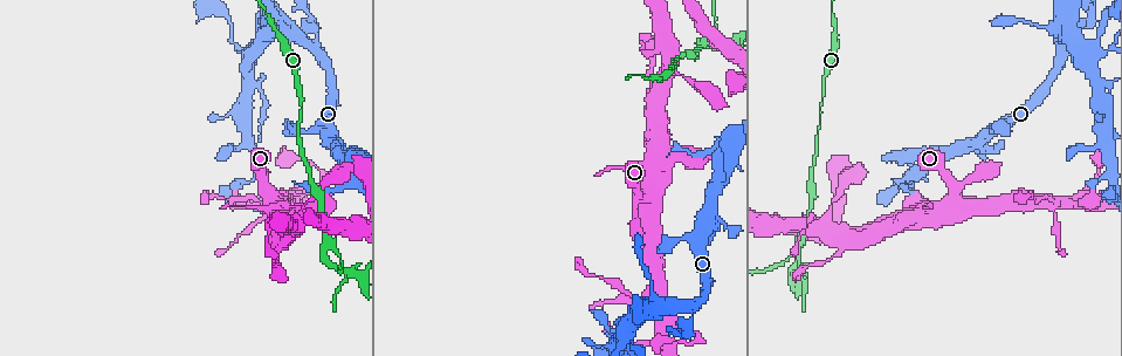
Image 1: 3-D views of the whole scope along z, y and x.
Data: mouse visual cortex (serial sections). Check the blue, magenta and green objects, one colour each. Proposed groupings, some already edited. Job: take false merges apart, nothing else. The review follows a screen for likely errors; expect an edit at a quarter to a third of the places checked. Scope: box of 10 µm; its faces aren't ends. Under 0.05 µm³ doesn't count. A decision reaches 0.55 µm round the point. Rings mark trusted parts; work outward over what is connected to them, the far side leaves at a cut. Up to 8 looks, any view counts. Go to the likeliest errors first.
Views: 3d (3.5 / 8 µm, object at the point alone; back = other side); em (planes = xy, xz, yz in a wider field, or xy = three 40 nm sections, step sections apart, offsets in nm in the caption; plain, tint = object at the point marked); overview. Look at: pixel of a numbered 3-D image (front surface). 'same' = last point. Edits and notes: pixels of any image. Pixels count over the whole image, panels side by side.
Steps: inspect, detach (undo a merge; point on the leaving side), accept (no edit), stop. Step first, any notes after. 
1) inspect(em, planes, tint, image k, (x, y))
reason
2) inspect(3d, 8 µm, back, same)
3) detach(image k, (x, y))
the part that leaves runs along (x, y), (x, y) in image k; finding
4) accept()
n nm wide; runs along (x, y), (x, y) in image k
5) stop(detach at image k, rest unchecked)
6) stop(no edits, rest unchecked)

inspect(3d, 8 µm, image 1, (692, 307))
narrows sharply

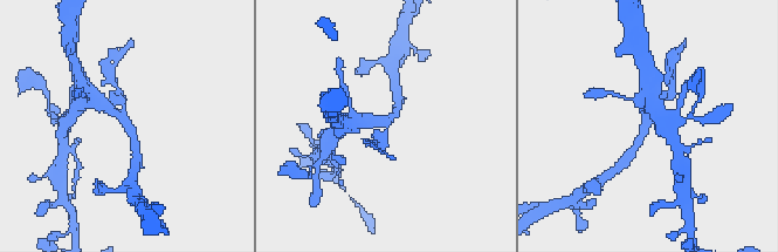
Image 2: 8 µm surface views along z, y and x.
inspect(em, planes, tint, same)
3 arms; arms of 150, 250, 300 nm

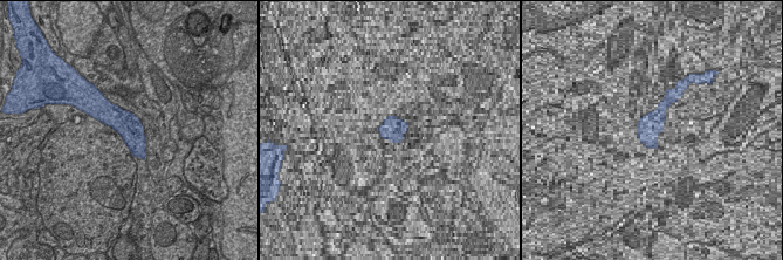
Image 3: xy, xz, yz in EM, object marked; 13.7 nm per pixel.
detach(image 2, (384, 143))
a second cell is stuck on

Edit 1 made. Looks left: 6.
inspect(3d, 3.5 µm, back, image 1, (1055, 202))
sharp bend

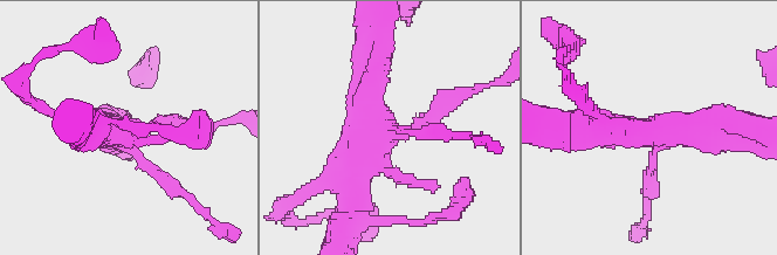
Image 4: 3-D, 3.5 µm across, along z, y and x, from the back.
inspect(em, xy, step 2, tint, image 4, (395, 134))

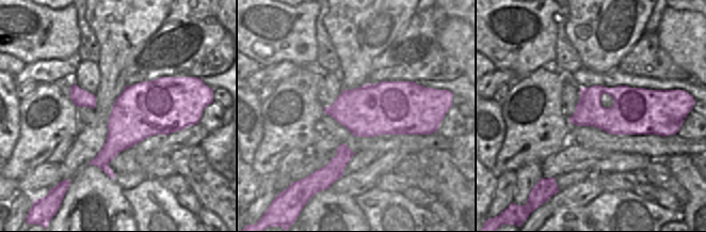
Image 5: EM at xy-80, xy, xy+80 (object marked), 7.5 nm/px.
accept()
runs along (375, 69), (371, 126), (407, 132), (458, 94) in image 4; continuous, no second cell

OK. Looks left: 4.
inspect(3d, 3.5 µm, image 1, (1099, 145))

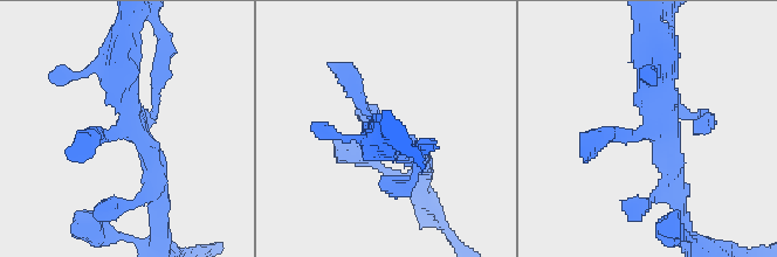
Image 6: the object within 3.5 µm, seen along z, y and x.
inspect(em, xy, step 1, plain, image 6, (120, 133))

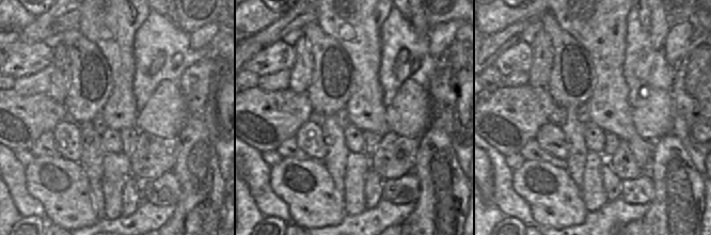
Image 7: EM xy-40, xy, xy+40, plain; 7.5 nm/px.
inspect(em, xy, step 1, tint, same)
where the object lies

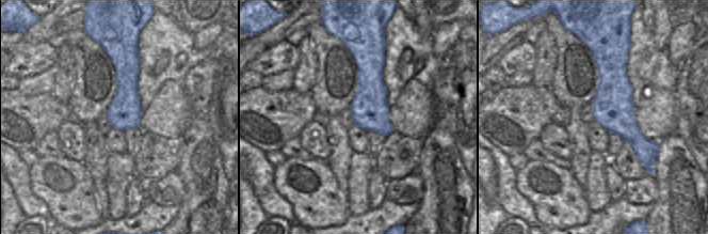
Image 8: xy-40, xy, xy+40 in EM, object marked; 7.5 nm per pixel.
accept()
runs along (604, 48), (613, 110), (648, 166) in image 8; all the same cell

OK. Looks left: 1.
inspect(3d, 3.5 µm, image 1, (696, 339))
abrupt turn

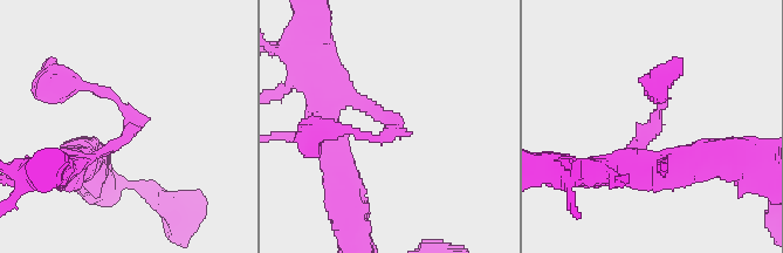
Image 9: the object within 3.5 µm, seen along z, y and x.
accept()
runs along (622, 159), (664, 102), (654, 80) in image 9; continuous, no second cell

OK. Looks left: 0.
stop(detach at image 2, rest unchecked)

